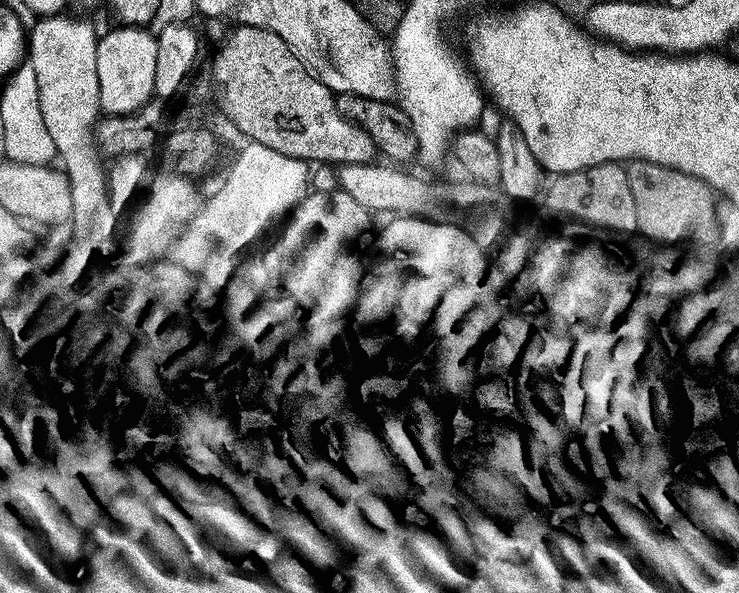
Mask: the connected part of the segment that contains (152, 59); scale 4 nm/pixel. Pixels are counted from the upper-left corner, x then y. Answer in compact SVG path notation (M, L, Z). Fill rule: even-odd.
M115 26L96 41L98 98L101 113L129 116L153 99L154 69L158 63L158 39L144 26Z

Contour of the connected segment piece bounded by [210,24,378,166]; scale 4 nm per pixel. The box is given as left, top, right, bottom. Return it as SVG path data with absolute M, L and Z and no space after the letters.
M245 24L233 27L219 44L220 49L217 50L210 69L214 96L216 100L220 99L220 108L224 111L225 118L242 135L248 136L244 138L253 144L270 146L270 150L278 150L278 154L315 162L317 165L370 164L377 159L378 149L370 134L338 114L336 96L304 67L276 32Z

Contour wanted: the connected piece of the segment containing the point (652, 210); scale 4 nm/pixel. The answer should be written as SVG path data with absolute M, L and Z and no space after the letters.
M646 160L631 161L626 171L634 202L638 206L641 233L645 232L660 244L676 244L679 240L712 242L717 239L715 236L722 230L720 209L713 189L706 182L690 174L682 174L677 168L649 164Z

